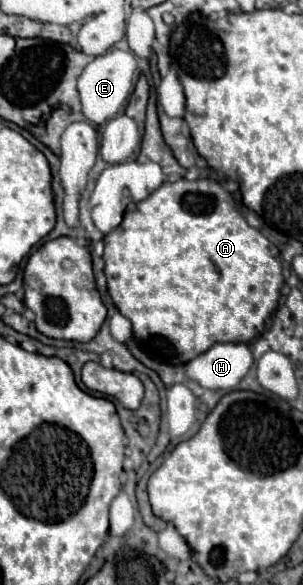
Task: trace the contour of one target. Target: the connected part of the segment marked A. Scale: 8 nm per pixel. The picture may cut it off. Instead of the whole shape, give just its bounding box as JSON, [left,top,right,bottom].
[103,179,284,365]

